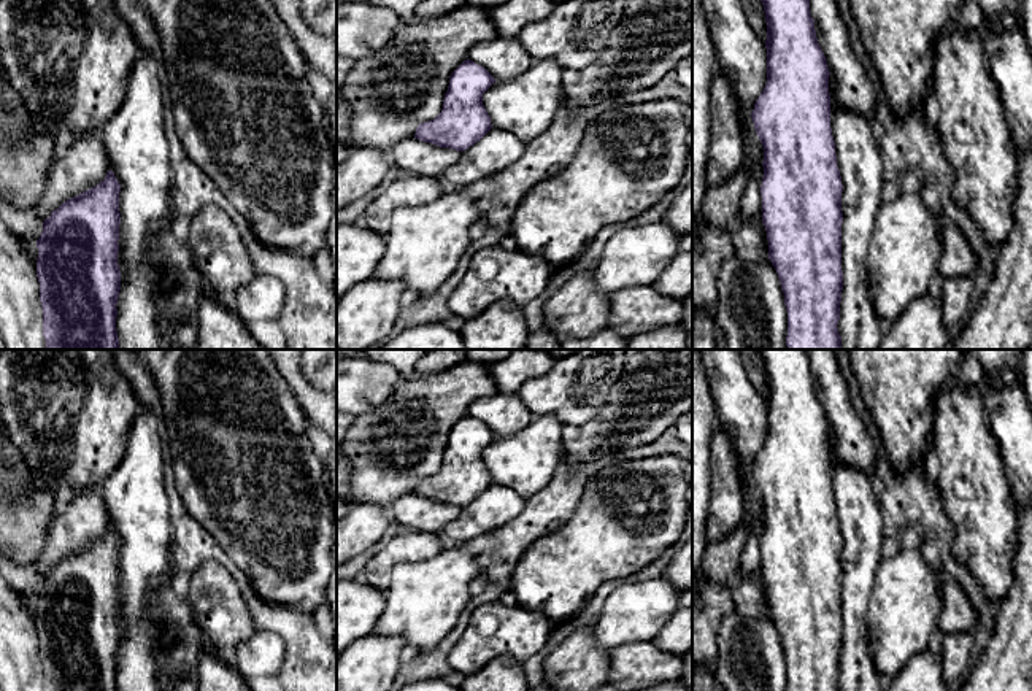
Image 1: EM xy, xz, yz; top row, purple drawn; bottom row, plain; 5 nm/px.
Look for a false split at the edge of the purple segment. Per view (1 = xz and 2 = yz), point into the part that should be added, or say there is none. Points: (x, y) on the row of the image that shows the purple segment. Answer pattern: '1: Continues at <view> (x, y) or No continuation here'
1: No continuation here
2: No continuation here

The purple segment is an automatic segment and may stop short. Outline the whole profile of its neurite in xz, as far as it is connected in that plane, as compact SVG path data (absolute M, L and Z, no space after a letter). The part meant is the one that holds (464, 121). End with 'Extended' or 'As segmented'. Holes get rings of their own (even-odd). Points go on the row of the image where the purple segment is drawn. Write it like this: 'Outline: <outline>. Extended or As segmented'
Outline: M464 60L449 76L441 113L418 125L414 138L465 151L491 129L483 94L495 83L494 76L473 60Z. As segmented

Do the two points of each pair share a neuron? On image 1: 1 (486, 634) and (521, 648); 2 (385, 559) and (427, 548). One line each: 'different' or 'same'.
1: same
2: same

